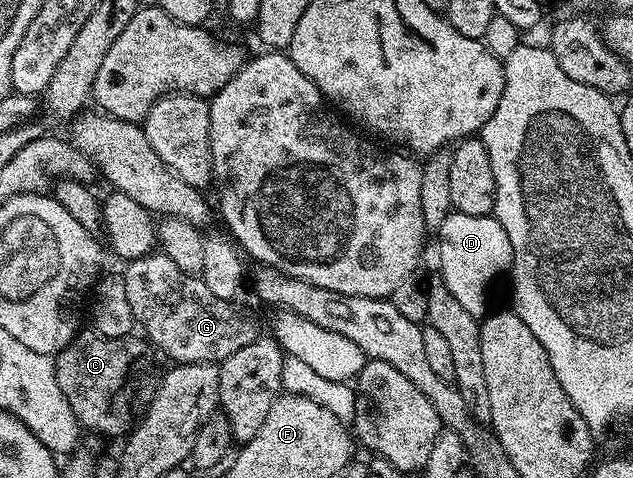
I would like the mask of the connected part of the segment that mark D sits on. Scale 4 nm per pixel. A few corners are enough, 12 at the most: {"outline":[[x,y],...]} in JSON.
{"outline":[[451,211],[436,230],[440,278],[476,294],[492,282],[514,255],[493,215]]}

